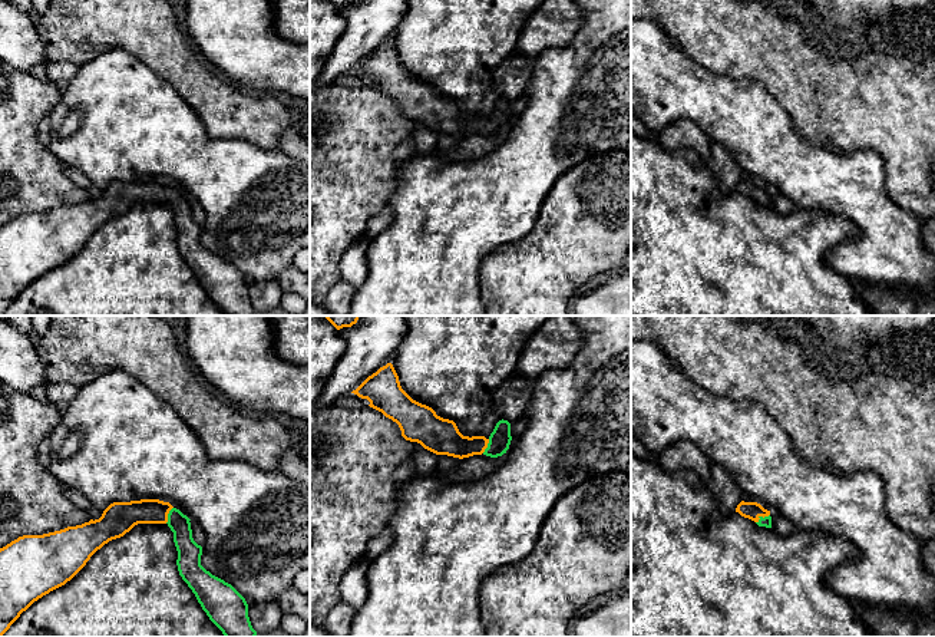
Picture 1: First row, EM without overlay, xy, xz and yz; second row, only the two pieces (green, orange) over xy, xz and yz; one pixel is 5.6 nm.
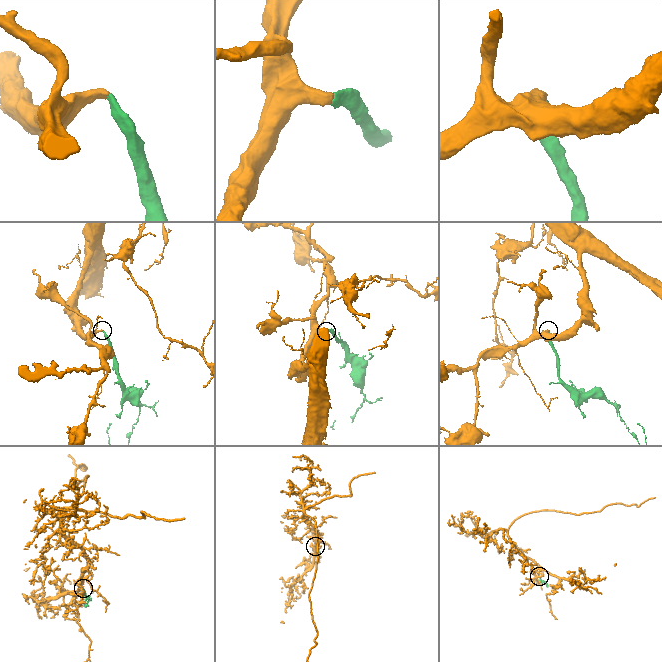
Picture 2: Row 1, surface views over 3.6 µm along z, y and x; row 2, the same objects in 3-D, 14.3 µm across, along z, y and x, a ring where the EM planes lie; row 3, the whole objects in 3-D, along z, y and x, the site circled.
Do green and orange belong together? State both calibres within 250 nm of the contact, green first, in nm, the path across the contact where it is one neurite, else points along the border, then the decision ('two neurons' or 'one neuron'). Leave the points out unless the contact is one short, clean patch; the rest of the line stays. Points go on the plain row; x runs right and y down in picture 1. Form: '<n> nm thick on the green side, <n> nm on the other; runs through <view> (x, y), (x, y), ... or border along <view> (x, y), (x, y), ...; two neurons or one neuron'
60 nm thick on the green side, 100 nm on the other; runs through yz (766, 200), (762, 195), (749, 188); one neuron

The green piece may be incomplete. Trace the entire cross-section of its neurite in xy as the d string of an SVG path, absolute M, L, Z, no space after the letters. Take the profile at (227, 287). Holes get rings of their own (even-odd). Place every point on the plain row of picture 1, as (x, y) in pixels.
M141 178L113 181L99 198L43 214L23 214L0 227L0 316L34 280L70 260L90 235L112 218L123 215L138 202L166 202L174 211L178 250L195 273L209 298L225 316L255 316L245 277L228 261L201 244L202 225L192 217L191 198L169 181Z

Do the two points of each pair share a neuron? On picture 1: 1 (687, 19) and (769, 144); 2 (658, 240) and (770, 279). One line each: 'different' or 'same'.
1: different
2: same

